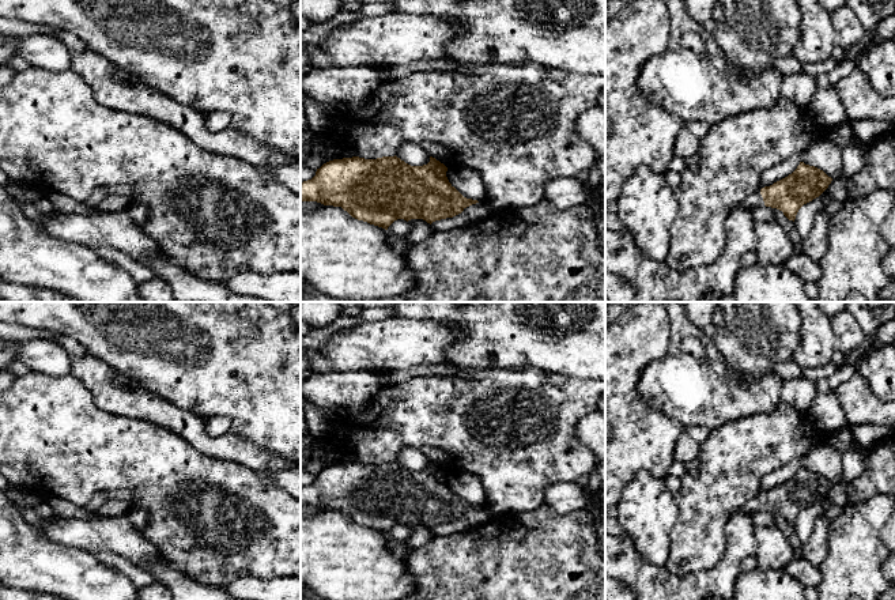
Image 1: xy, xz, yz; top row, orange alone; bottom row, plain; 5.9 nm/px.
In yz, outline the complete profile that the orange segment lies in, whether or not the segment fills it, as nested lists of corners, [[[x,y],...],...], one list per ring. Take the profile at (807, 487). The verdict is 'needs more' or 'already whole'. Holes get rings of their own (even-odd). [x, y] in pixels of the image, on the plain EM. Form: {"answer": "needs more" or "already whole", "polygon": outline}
{"answer": "needs more", "polygon": [[[800,467],[792,479],[752,498],[740,512],[749,516],[763,510],[777,513],[794,527],[798,514],[819,502],[831,486],[823,475]]]}

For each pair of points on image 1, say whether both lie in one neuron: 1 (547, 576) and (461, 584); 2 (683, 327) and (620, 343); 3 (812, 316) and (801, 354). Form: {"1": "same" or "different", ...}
{"1": "same", "2": "different", "3": "same"}

